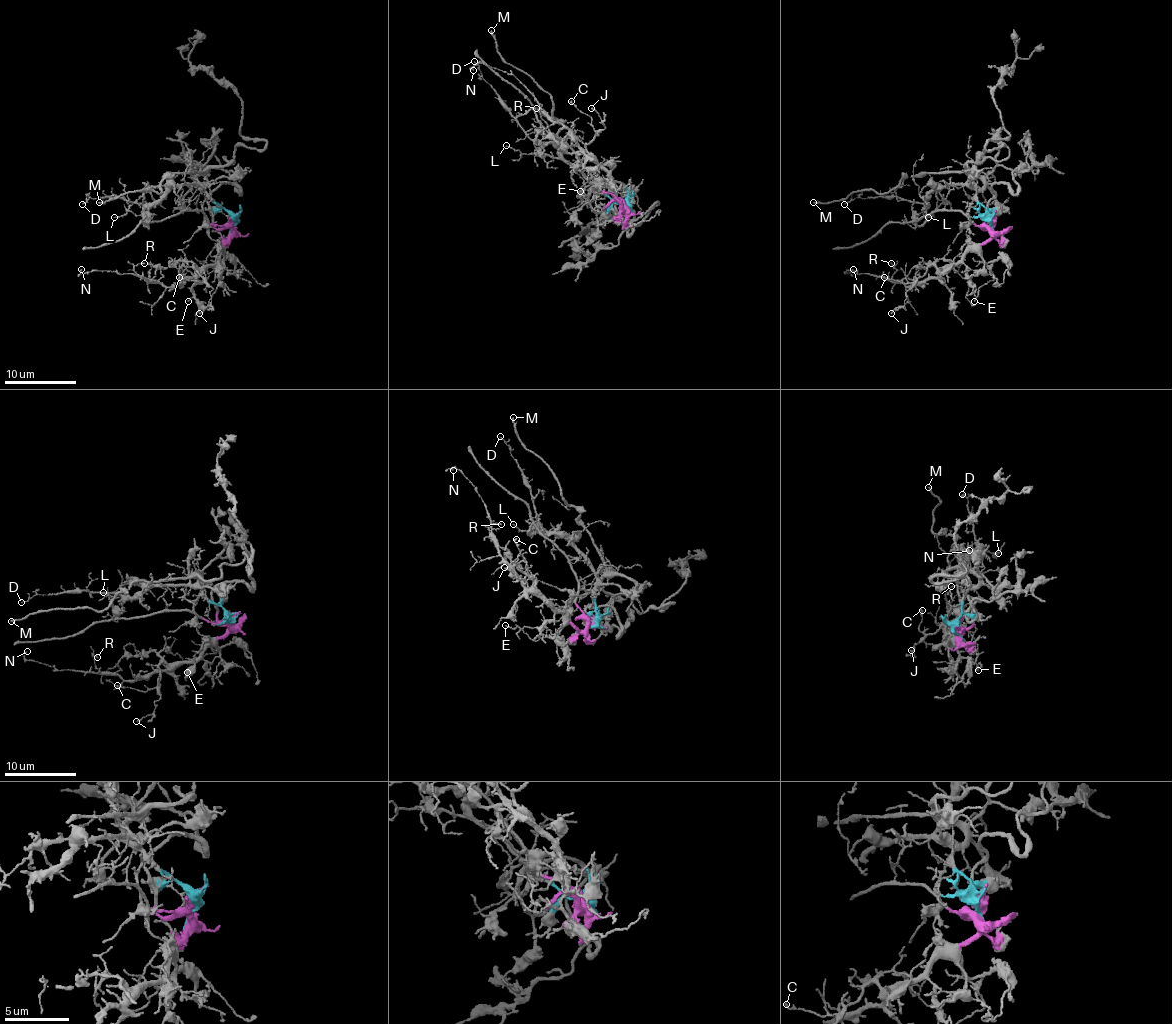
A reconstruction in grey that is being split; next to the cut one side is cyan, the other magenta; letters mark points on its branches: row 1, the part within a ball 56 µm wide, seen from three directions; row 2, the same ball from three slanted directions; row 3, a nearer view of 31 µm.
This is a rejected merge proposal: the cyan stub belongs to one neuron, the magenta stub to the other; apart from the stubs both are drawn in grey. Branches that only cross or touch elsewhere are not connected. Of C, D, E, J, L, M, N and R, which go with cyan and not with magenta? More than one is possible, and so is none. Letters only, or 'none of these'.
D, L, M

